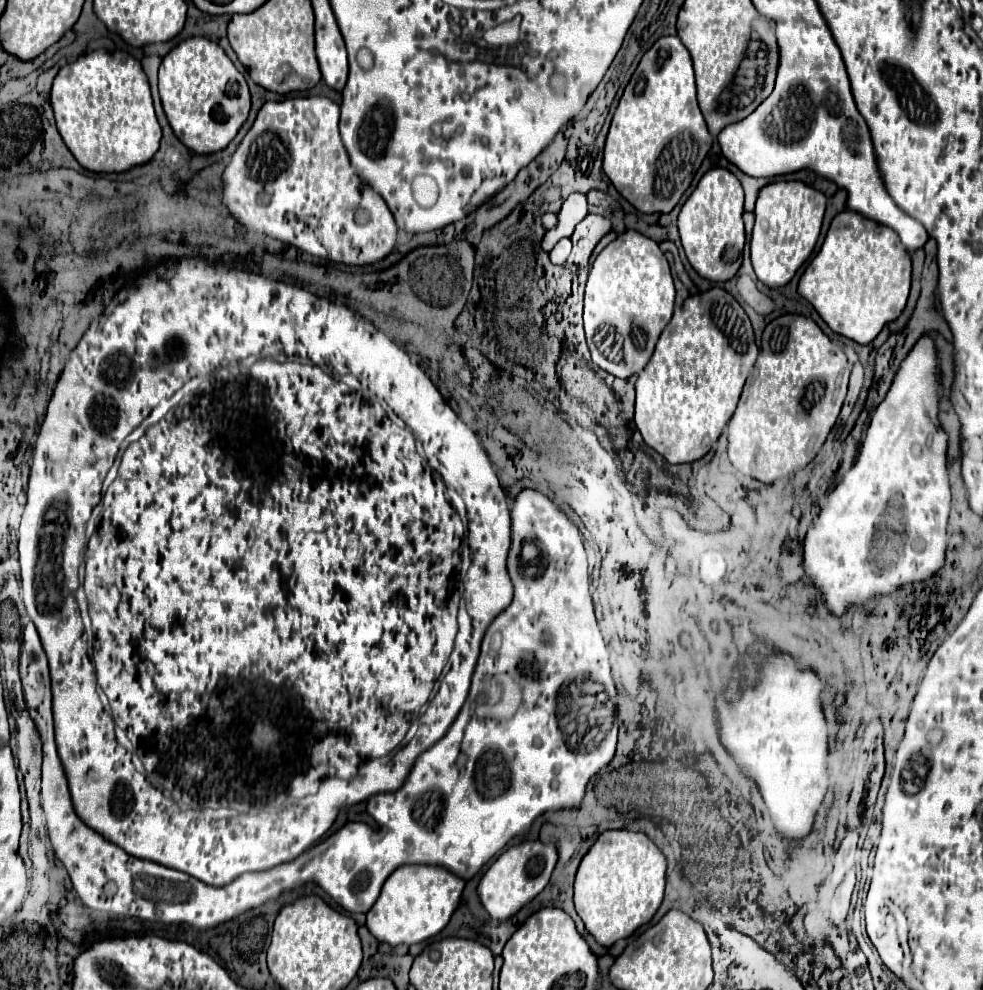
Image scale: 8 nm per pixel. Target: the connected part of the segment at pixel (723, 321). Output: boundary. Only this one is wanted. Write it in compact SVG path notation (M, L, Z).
M711 289L707 293L687 297L683 307L675 309L673 319L659 337L651 361L639 373L635 385L635 423L643 435L643 441L659 455L663 455L669 463L693 463L705 457L735 411L745 379L759 353L749 317L745 321L739 319L739 315L745 315L743 307L731 293L723 289Z

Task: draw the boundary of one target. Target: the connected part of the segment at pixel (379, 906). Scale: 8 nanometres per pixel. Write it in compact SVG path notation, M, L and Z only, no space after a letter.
M401 867L385 881L373 911L367 913L367 929L377 941L389 945L413 945L437 935L451 919L459 905L465 881L443 867Z

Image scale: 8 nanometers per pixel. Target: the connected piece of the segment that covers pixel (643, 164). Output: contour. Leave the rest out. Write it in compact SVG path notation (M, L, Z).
M661 37L643 55L631 81L627 83L623 97L613 115L607 141L603 171L615 185L615 189L641 213L669 213L677 203L679 195L669 199L655 197L655 161L663 147L679 133L689 131L699 143L697 163L701 163L711 149L713 137L707 131L703 115L697 105L697 92L691 57L679 37Z

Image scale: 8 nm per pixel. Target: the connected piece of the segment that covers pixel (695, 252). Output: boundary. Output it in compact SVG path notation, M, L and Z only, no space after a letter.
M709 169L679 213L679 235L691 267L709 281L729 281L741 267L745 245L743 187L727 169Z

